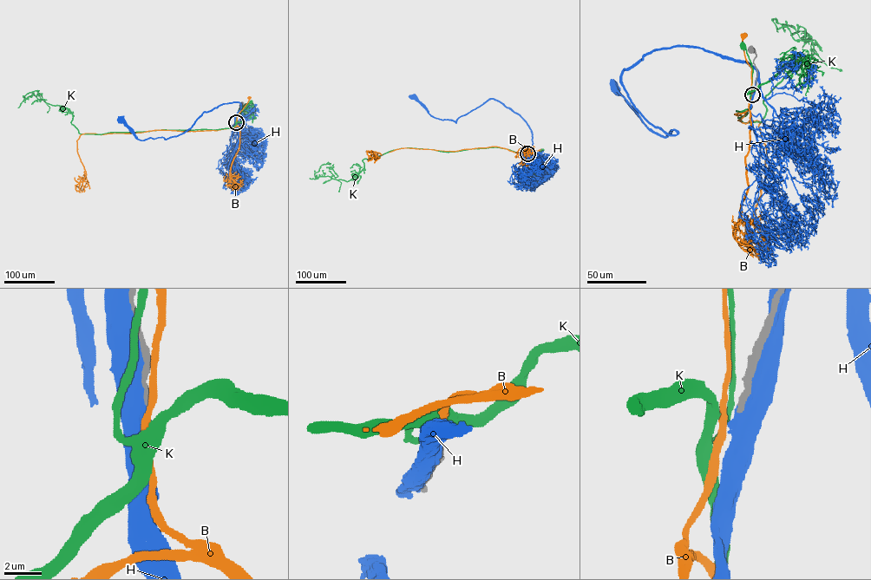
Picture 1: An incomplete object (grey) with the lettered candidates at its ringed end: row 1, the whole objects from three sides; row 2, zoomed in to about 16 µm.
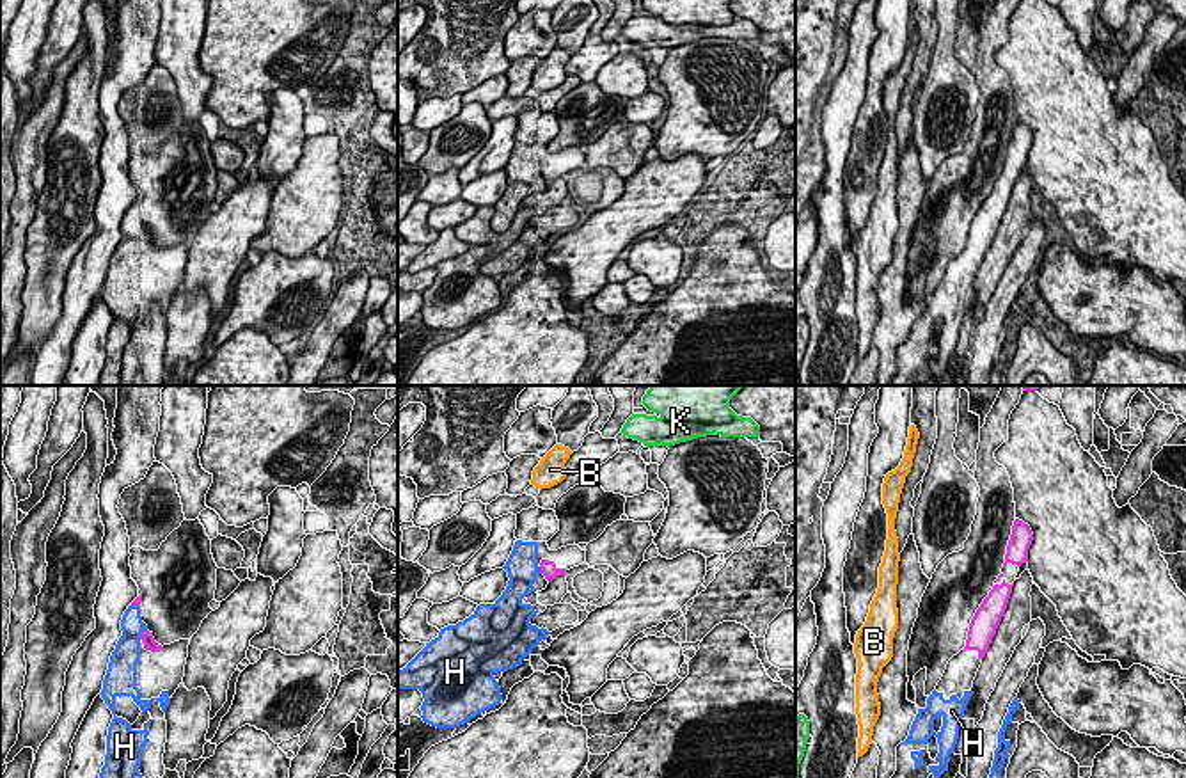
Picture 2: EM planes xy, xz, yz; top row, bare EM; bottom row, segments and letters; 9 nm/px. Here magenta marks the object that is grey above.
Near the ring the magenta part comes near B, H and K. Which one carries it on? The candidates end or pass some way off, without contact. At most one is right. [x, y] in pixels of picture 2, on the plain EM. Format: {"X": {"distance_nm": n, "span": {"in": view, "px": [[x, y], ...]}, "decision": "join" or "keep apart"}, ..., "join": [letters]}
{"B": {"distance_nm": 650, "span": {"in": "yz", "px": [[964, 249], [897, 230]]}, "decision": "keep apart"}, "H": {"distance_nm": 0, "decision": "keep apart"}, "K": {"distance_nm": 1300, "span": {"in": "xz", "px": [[553, 164], [629, 39]]}, "decision": "keep apart"}, "join": []}

